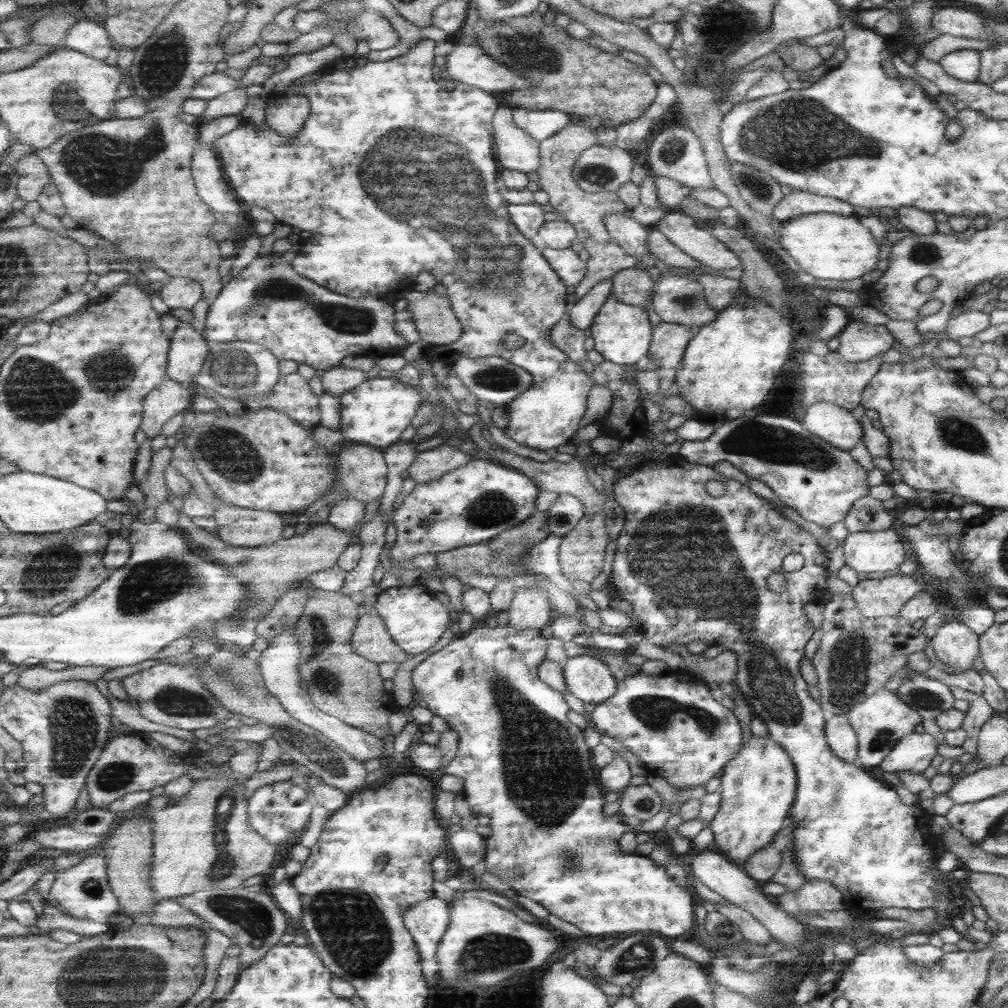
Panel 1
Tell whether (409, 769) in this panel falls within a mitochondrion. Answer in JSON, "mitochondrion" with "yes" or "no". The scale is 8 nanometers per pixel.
{"mitochondrion":"no"}

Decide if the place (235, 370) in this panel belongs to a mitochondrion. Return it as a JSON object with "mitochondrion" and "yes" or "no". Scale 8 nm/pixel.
{"mitochondrion":"yes"}

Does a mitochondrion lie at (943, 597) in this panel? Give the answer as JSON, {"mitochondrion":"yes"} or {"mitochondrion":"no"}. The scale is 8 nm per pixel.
{"mitochondrion":"no"}

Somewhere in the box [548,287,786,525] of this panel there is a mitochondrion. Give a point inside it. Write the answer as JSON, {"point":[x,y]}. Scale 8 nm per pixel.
{"point":[687,302]}

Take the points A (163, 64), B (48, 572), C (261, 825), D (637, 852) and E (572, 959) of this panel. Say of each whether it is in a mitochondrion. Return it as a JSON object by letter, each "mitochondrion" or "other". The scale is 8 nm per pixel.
{"A":"mitochondrion","B":"mitochondrion","C":"other","D":"other","E":"other"}

